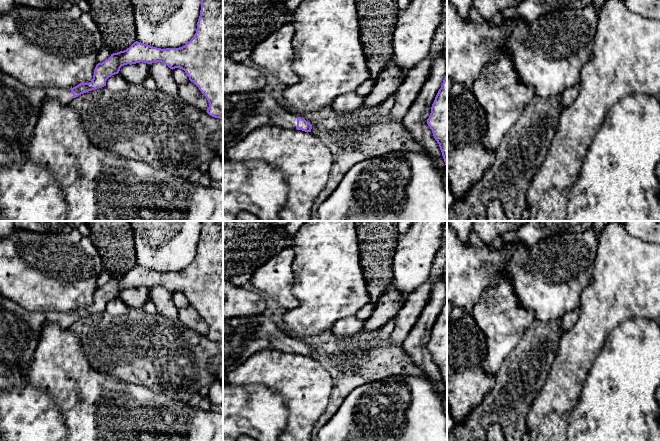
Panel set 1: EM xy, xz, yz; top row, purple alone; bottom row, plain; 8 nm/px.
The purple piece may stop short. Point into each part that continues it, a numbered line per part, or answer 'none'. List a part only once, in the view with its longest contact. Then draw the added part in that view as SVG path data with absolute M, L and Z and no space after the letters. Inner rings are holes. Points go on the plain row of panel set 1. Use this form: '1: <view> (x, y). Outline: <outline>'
1: xz (242, 336). Outline: M264 314L223 318L223 386L226 376L254 353L268 348L296 353L297 342Z

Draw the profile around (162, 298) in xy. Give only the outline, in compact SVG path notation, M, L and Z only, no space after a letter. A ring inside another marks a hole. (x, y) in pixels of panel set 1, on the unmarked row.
M154 286L149 288L149 296L159 314L169 319L178 319L179 309L173 302L171 292L161 286Z

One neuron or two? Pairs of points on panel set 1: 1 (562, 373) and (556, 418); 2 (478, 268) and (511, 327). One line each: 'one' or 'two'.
1: one
2: two

